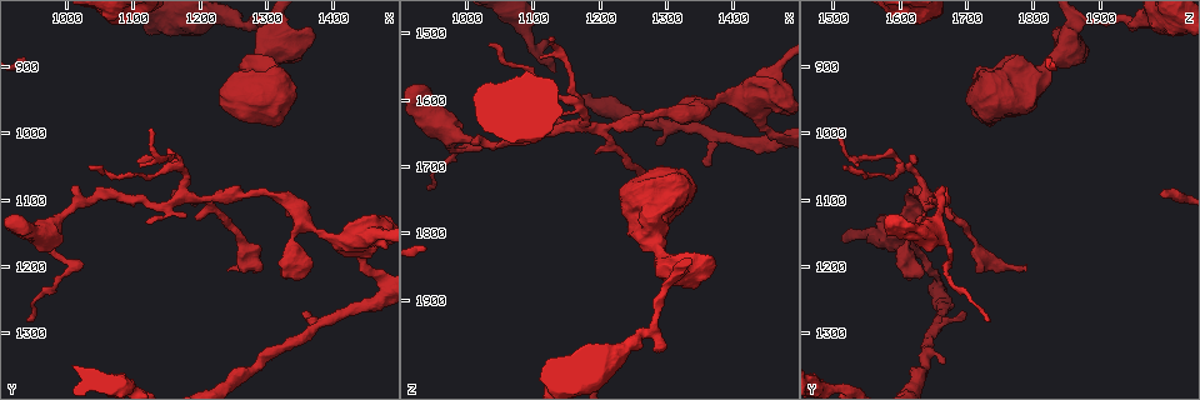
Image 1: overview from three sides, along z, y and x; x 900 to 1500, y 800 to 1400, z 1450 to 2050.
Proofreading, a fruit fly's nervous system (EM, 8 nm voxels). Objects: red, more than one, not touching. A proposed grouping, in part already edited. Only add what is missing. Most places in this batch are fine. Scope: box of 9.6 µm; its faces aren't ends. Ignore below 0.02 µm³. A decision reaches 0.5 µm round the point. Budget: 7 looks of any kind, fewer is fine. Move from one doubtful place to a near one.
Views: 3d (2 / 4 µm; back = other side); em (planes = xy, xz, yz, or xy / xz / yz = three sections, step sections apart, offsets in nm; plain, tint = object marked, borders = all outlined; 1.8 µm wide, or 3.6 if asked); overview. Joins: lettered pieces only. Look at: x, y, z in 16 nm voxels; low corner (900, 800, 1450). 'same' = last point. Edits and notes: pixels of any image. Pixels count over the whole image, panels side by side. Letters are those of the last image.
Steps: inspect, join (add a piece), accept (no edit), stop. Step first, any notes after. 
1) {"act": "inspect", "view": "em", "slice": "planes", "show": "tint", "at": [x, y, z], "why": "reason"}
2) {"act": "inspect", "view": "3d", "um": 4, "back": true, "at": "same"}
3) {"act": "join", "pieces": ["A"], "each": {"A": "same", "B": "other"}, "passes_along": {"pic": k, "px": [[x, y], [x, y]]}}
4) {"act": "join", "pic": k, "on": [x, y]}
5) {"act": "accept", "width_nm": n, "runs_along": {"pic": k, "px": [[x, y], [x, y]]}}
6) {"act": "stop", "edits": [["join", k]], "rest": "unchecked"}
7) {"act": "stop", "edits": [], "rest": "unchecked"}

{"act": "inspect", "view": "em", "um": 3.6, "slice": "planes", "show": "borders", "at": [1305, 935, 1730], "why": "sudden change in width"}

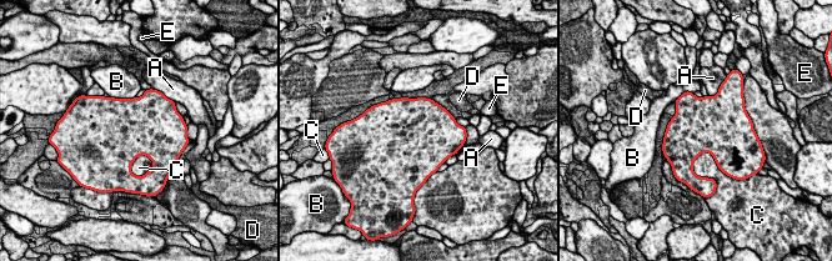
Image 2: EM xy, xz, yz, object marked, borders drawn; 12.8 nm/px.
{"act": "accept", "width_nm": 700, "each": {"A": "other", "B": "other", "C": "other", "D": "other", "E": "other"}, "border": {"pic": 2, "px": [[154, 164], [139, 155], [130, 171]]}, "found": "no lettered piece goes on from it"}

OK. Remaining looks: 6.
{"act": "inspect", "view": "em", "slice": "planes", "show": "borders", "at": [1285, 1345, 1665], "why": "an open end"}

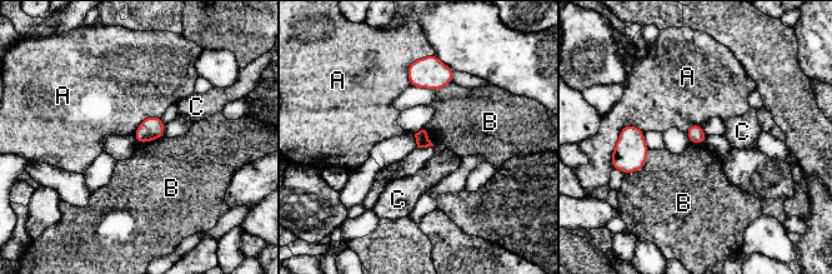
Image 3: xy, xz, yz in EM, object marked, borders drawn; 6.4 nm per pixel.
{"act": "accept", "each": {"A": "other", "B": "other", "C": "other"}, "border": {"pic": 3, "px": [[647, 149], [646, 163], [625, 175]]}, "found": "no lettered piece goes on from it"}

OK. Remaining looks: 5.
{"act": "inspect", "view": "em", "slice": "planes", "show": "borders", "at": [1475, 1220, 1660], "why": "sudden change in width"}

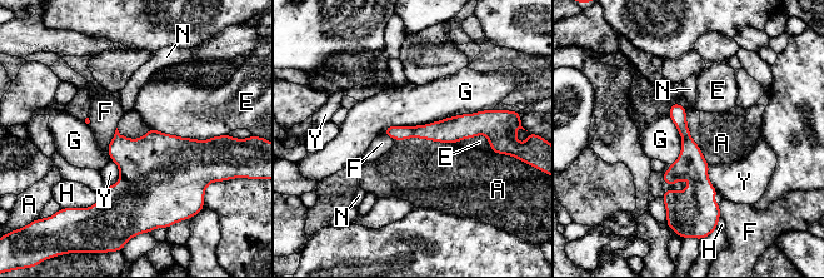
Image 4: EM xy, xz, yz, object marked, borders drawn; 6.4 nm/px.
{"act": "accept", "width_nm": 130, "each": {"A": "other", "E": "other", "F": "other", "G": "other", "H": "other", "N": "other", "Y": "other"}, "border": {"pic": 4, "px": [[395, 140], [423, 138], [454, 144]]}, "found": "no lettered piece goes on from it"}

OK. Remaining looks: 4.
{"act": "stop", "edits": [], "rest": "unchecked"}

